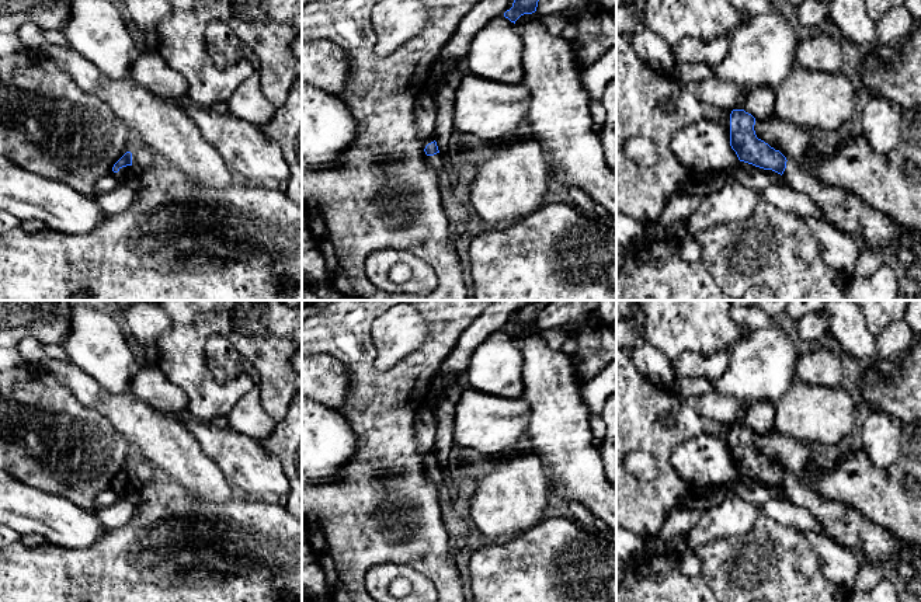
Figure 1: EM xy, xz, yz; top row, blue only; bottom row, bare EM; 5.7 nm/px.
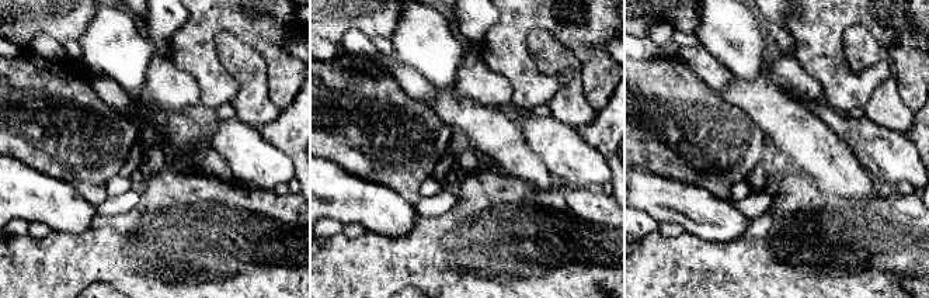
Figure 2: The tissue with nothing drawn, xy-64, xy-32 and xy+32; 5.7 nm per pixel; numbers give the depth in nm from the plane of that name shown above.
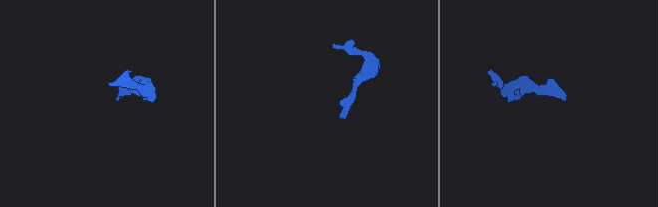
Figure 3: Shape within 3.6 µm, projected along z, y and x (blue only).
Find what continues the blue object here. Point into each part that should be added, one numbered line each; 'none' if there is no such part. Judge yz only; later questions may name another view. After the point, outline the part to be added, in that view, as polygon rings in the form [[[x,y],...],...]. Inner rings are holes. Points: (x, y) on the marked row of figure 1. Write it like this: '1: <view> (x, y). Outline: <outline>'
1: yz (847, 212). Outline: [[[792,160],[786,161],[782,180],[793,189],[807,194],[821,208],[826,220],[852,236],[861,246],[887,251],[903,237],[917,237],[921,244],[920,230],[889,219],[842,188],[823,184]]]

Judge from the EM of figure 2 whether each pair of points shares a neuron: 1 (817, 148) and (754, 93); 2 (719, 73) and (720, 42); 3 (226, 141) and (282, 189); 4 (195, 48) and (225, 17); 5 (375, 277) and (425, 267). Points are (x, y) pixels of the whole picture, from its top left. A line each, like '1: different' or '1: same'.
1: same
2: different
3: different
4: same
5: same

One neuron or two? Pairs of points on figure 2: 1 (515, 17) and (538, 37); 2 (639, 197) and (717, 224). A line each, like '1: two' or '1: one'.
1: two
2: one

